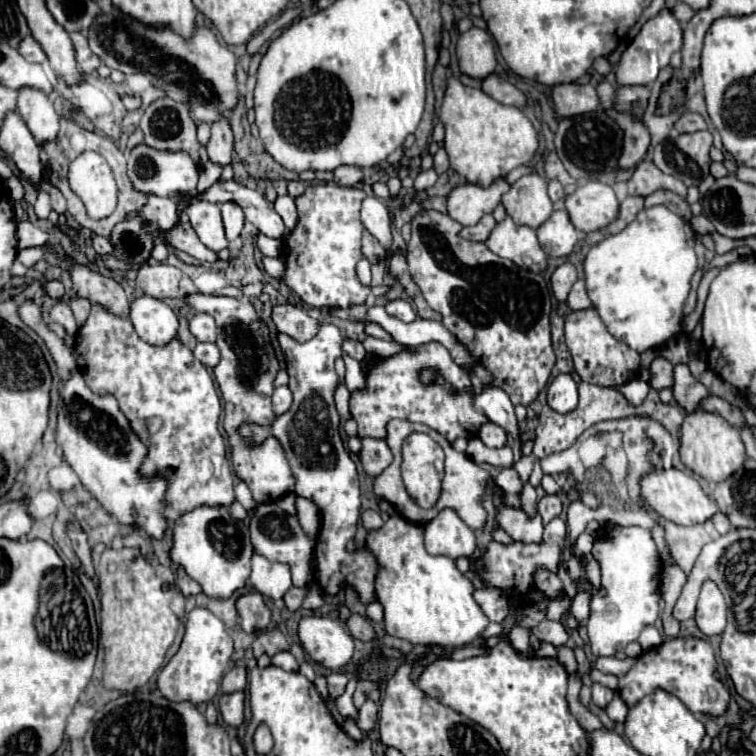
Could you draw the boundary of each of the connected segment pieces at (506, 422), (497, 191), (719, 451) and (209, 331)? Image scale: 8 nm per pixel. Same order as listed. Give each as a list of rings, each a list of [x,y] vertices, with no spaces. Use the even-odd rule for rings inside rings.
[[[485,384],[485,388],[479,394],[477,392],[471,394],[471,400],[475,402],[475,410],[483,412],[493,424],[499,424],[507,434],[513,434],[513,436],[521,434],[513,412],[513,404],[503,390],[499,390],[497,386]]]
[[[499,180],[489,188],[479,188],[475,184],[465,184],[453,188],[447,198],[447,210],[453,220],[463,226],[475,226],[483,218],[483,214],[493,214],[501,196],[511,188],[509,182]]]
[[[697,410],[685,416],[681,426],[679,454],[681,454],[681,462],[691,472],[705,478],[707,482],[723,482],[723,478],[729,478],[731,474],[735,474],[735,470],[739,470],[739,466],[743,466],[747,458],[739,430],[731,426],[727,420],[723,420],[721,416],[705,410]]]
[[[195,314],[189,320],[189,330],[197,342],[215,342],[217,338],[217,324],[209,314]]]

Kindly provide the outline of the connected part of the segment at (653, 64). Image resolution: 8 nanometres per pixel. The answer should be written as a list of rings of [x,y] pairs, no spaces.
[[[663,8],[657,16],[649,18],[643,24],[641,32],[635,36],[635,40],[623,52],[621,62],[615,68],[617,82],[621,86],[625,86],[625,84],[629,84],[629,86],[633,86],[633,84],[651,84],[657,78],[659,70],[669,64],[671,54],[681,50],[681,46],[683,46],[683,30],[679,26],[679,20],[671,14],[671,10]]]

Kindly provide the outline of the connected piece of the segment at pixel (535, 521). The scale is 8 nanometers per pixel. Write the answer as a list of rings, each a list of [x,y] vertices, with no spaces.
[[[501,504],[497,510],[497,524],[515,540],[515,542],[541,542],[543,522],[535,512],[529,516],[521,508]]]

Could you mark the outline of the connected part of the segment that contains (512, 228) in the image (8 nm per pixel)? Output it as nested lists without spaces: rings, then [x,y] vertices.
[[[509,216],[495,226],[485,244],[493,254],[509,258],[525,270],[541,272],[547,268],[547,254],[541,248],[535,230],[517,226]]]

